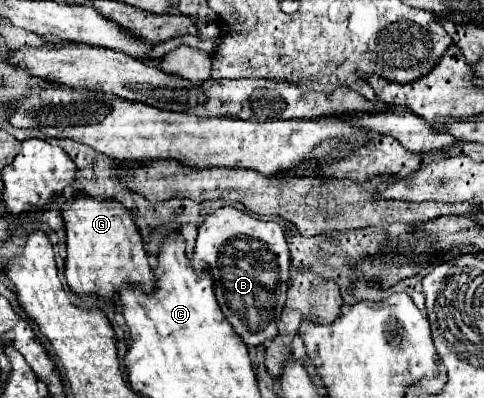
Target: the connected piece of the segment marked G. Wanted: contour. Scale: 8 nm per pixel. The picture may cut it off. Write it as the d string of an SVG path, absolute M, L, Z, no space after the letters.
M71 197L61 209L67 233L65 277L69 287L83 295L101 295L113 301L115 293L125 283L151 289L155 279L143 249L143 241L131 213L117 201L97 201L97 197Z

